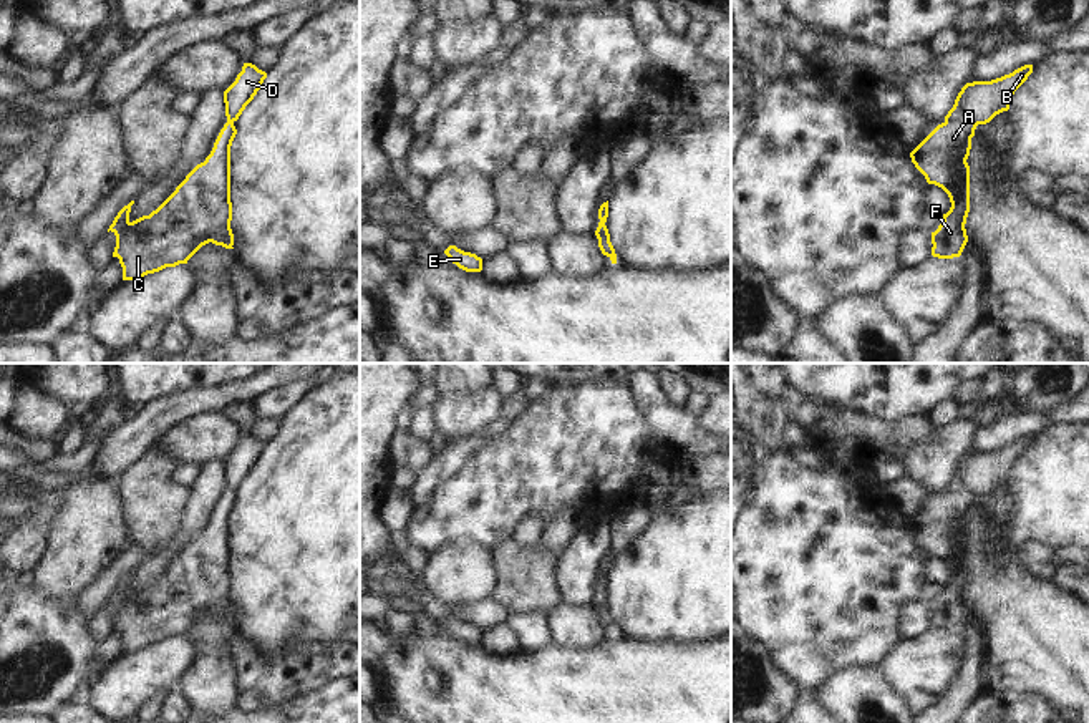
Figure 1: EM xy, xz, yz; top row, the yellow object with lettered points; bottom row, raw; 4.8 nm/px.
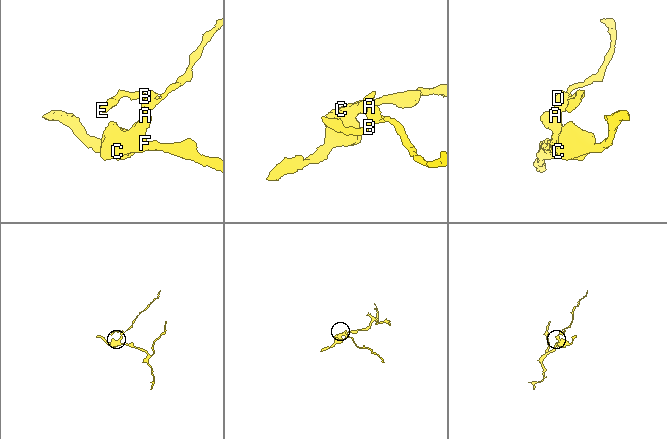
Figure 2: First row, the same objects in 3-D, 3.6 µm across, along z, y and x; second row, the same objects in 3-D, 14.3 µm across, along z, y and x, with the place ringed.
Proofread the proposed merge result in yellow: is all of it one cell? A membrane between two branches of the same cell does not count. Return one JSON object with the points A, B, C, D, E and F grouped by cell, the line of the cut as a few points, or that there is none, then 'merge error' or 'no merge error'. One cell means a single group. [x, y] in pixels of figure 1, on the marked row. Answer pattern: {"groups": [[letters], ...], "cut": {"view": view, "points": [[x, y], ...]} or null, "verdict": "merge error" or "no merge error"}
{"groups": [["A", "B", "C", "D", "E", "F"]], "cut": null, "verdict": "no merge error"}

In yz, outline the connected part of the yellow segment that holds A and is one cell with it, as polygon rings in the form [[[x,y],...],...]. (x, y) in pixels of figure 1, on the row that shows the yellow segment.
[[[1024,65],[991,81],[966,83],[945,121],[910,153],[912,163],[927,182],[941,187],[951,202],[941,224],[932,232],[933,257],[961,255],[968,242],[965,224],[970,212],[970,166],[966,159],[971,138],[978,124],[986,124],[1009,109],[1011,96],[1031,73],[1033,65]]]

